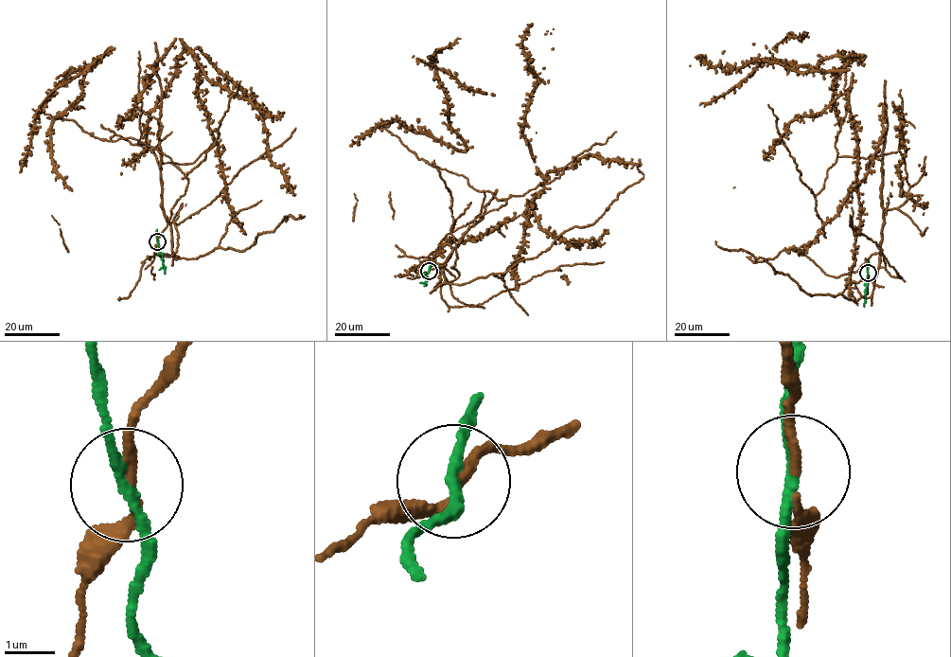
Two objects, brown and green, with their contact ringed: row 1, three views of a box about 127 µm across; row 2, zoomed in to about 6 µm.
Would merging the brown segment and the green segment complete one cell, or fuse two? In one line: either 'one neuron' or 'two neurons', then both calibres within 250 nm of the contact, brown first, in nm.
two neurons; 130 nm thick on the brown side, 190 nm on the other

